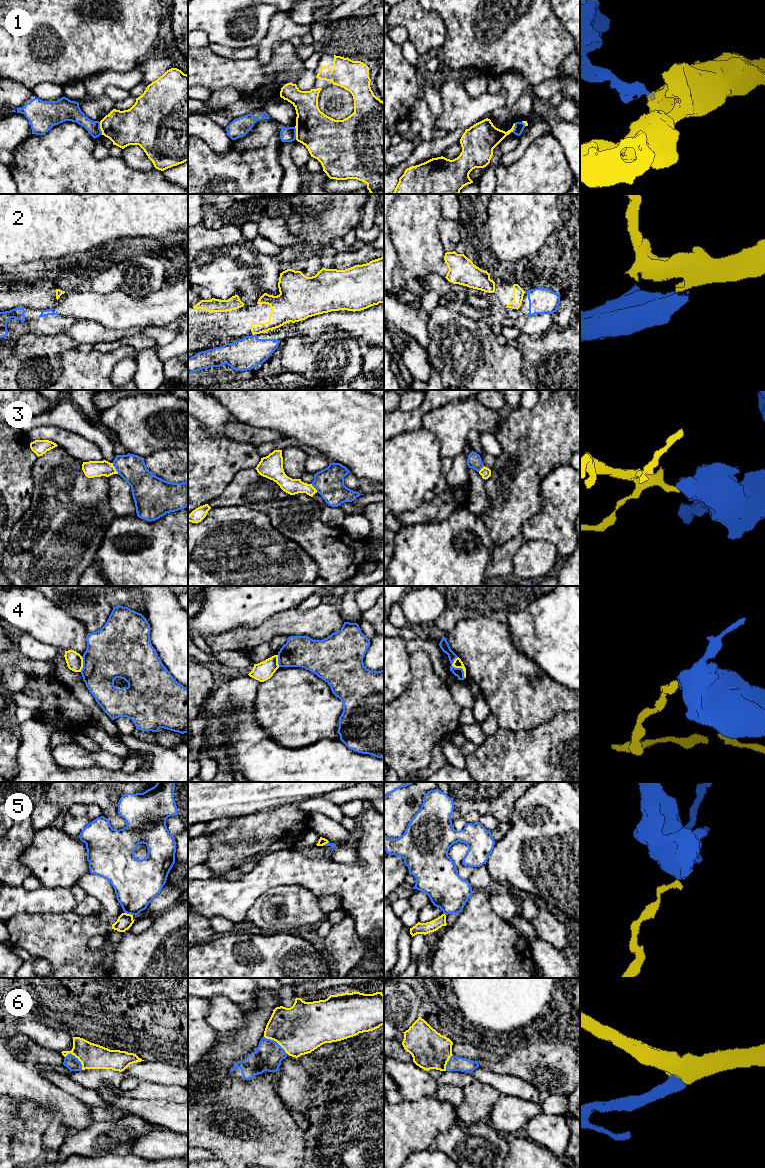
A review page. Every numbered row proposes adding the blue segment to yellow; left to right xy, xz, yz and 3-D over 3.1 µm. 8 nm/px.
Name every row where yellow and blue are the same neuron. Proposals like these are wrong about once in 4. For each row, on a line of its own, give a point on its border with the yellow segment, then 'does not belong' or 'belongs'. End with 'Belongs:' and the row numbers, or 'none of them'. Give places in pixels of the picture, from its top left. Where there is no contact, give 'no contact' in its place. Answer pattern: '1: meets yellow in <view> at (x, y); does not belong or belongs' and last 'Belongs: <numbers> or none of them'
1: meets yellow in xy at (100, 128); does not belong
2: meets yellow in xz at (254, 334); does not belong
3: meets yellow in xy at (114, 468); does not belong
4: meets yellow in yz at (457, 667); does not belong
5: meets yellow in xy at (128, 914); does not belong
6: meets yellow in xz at (275, 1040); belongs
Belongs: 6

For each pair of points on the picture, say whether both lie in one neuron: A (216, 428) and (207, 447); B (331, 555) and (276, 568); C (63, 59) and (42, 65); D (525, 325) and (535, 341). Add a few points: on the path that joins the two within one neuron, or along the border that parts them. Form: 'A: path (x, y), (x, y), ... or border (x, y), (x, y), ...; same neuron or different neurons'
A: border (198, 420), (210, 436), (231, 440); different neurons
B: border (297, 542), (317, 565), (318, 575); different neurons
C: path (58, 59), (47, 60); same neuron
D: border (551, 328), (539, 333), (522, 333); different neurons

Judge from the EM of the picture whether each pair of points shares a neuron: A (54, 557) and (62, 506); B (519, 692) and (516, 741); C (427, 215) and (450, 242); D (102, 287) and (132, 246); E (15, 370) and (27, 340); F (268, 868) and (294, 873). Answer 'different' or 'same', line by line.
A: same
B: different
C: different
D: same
E: same
F: same

